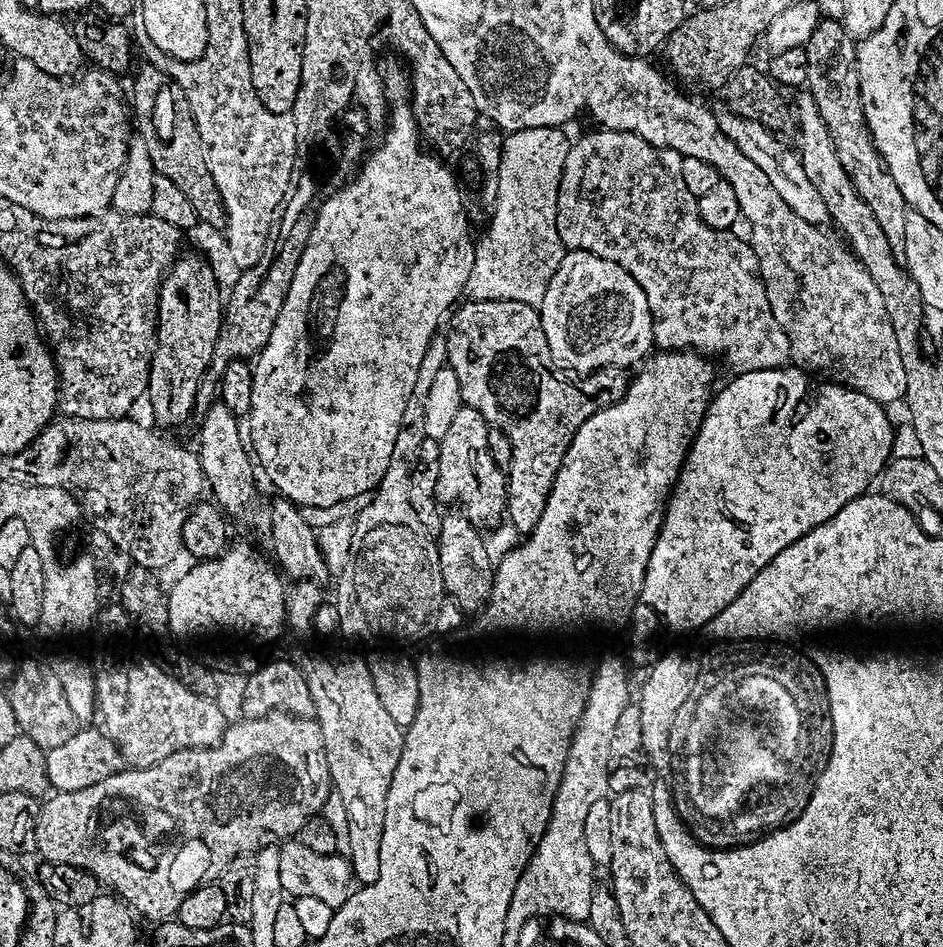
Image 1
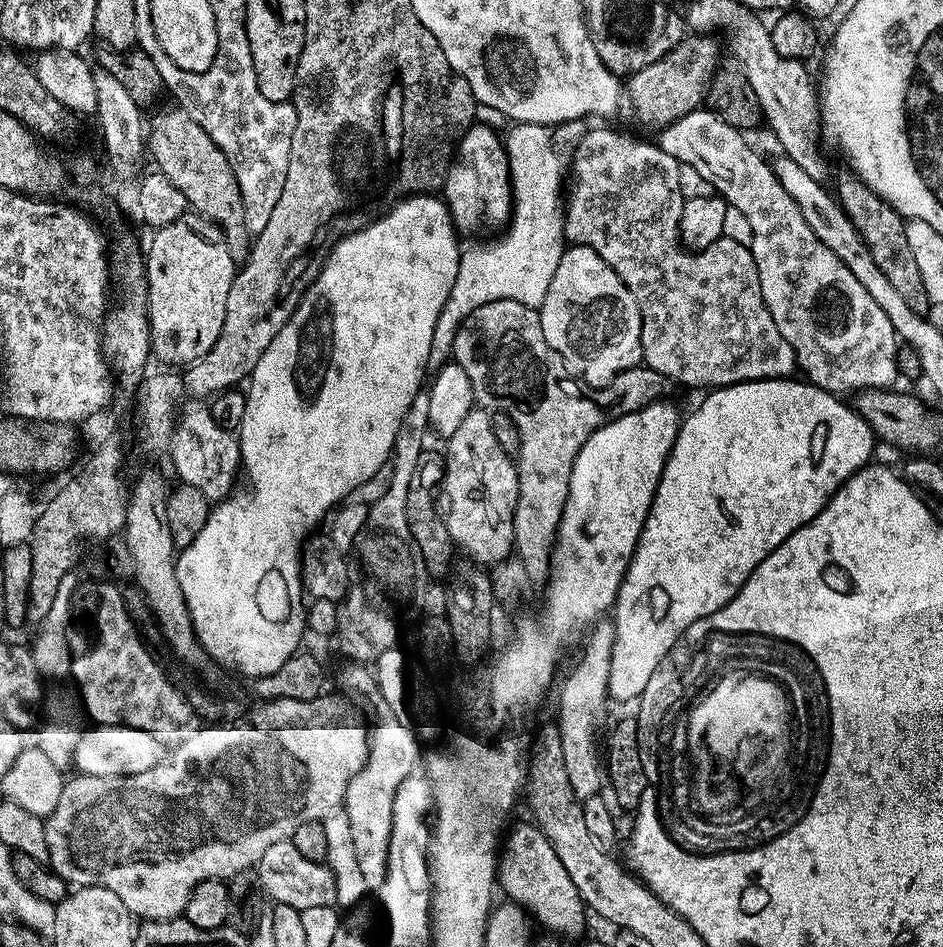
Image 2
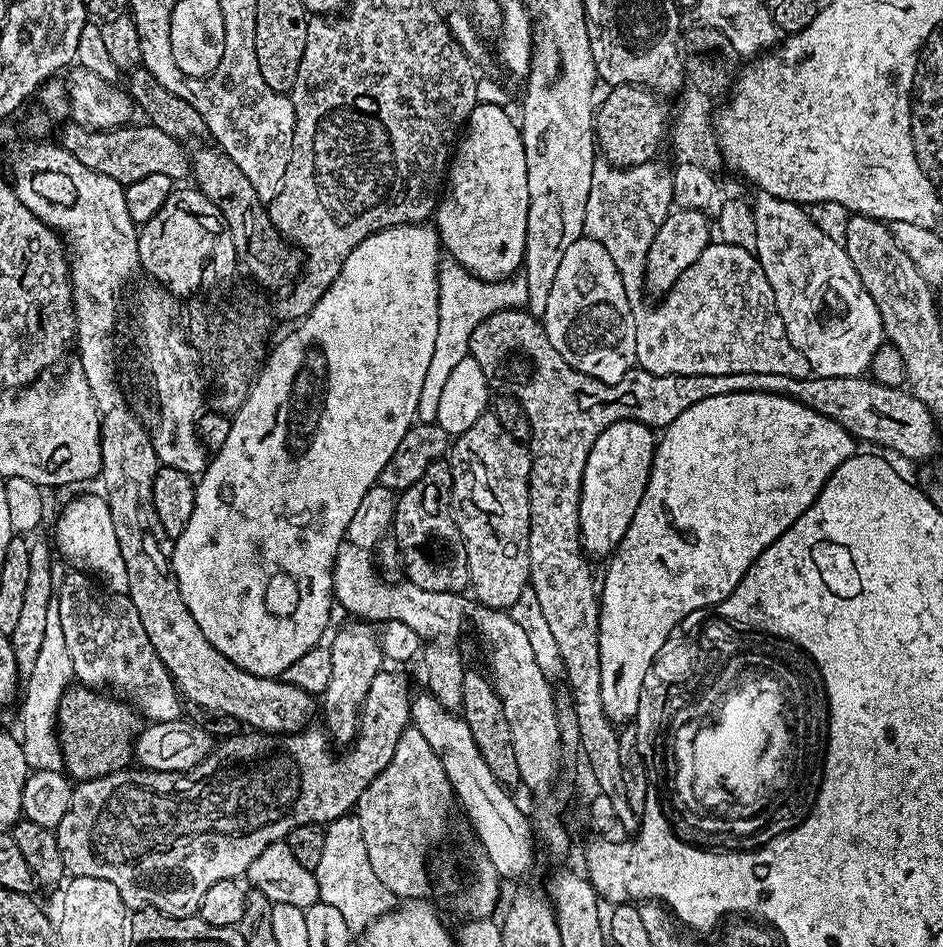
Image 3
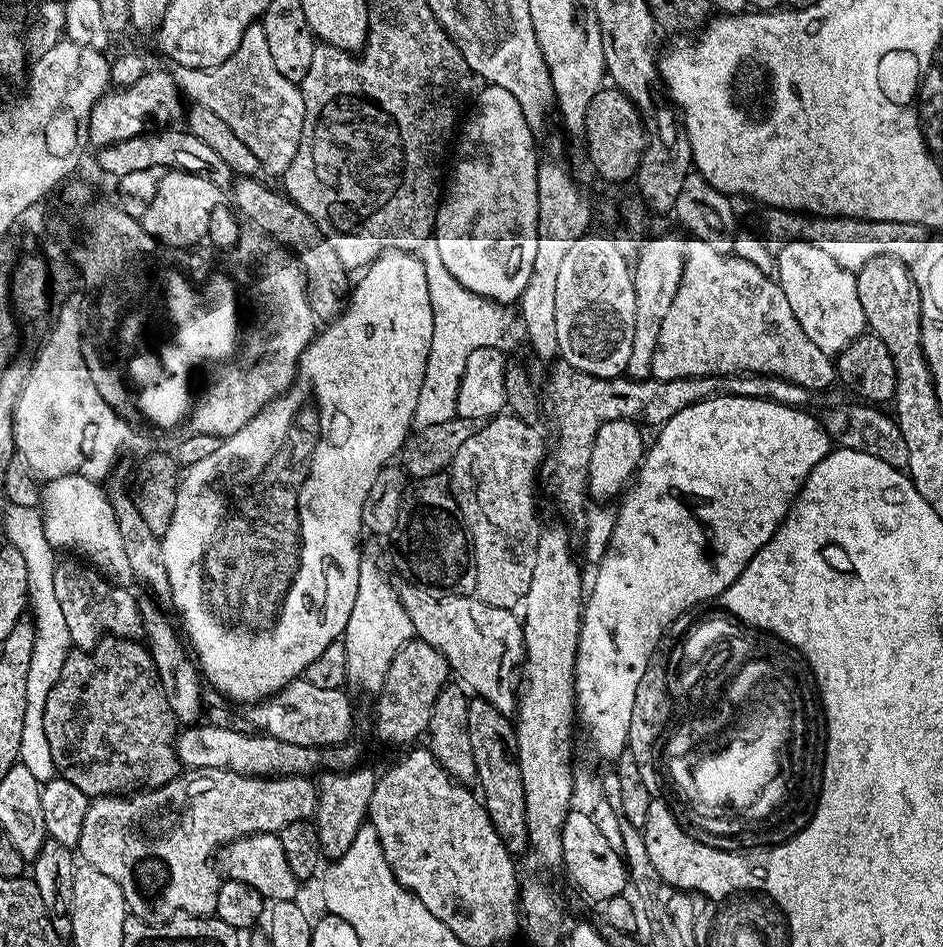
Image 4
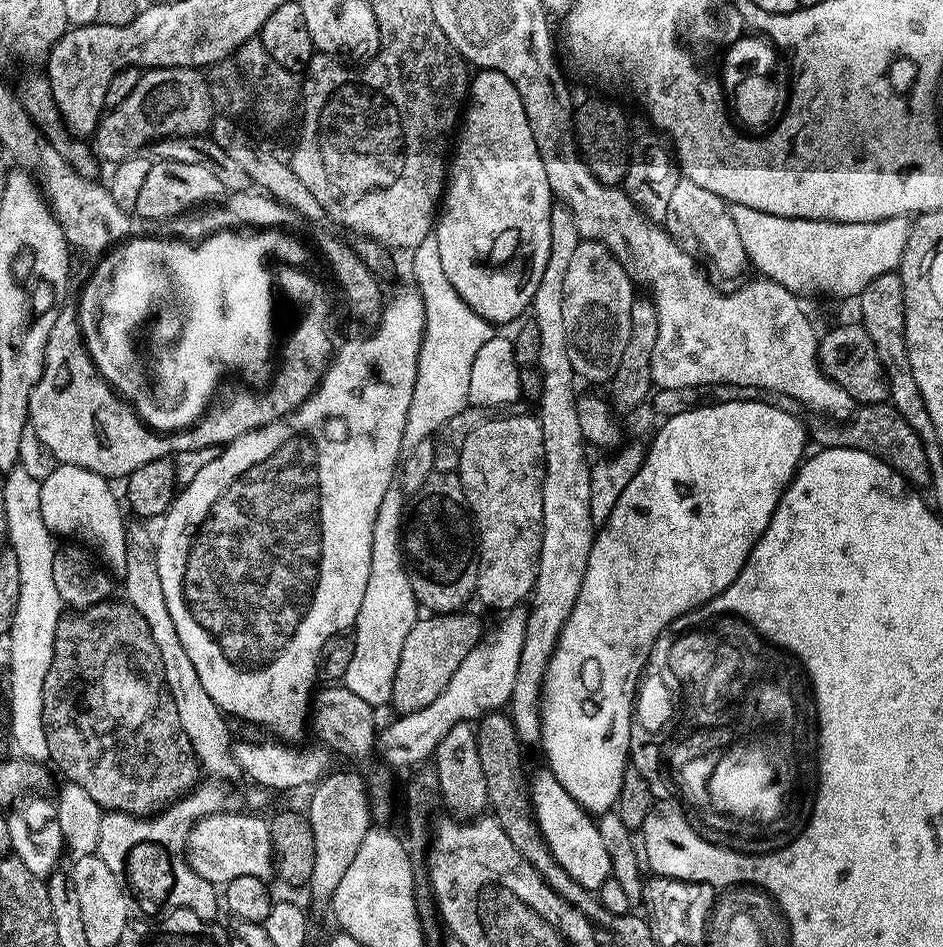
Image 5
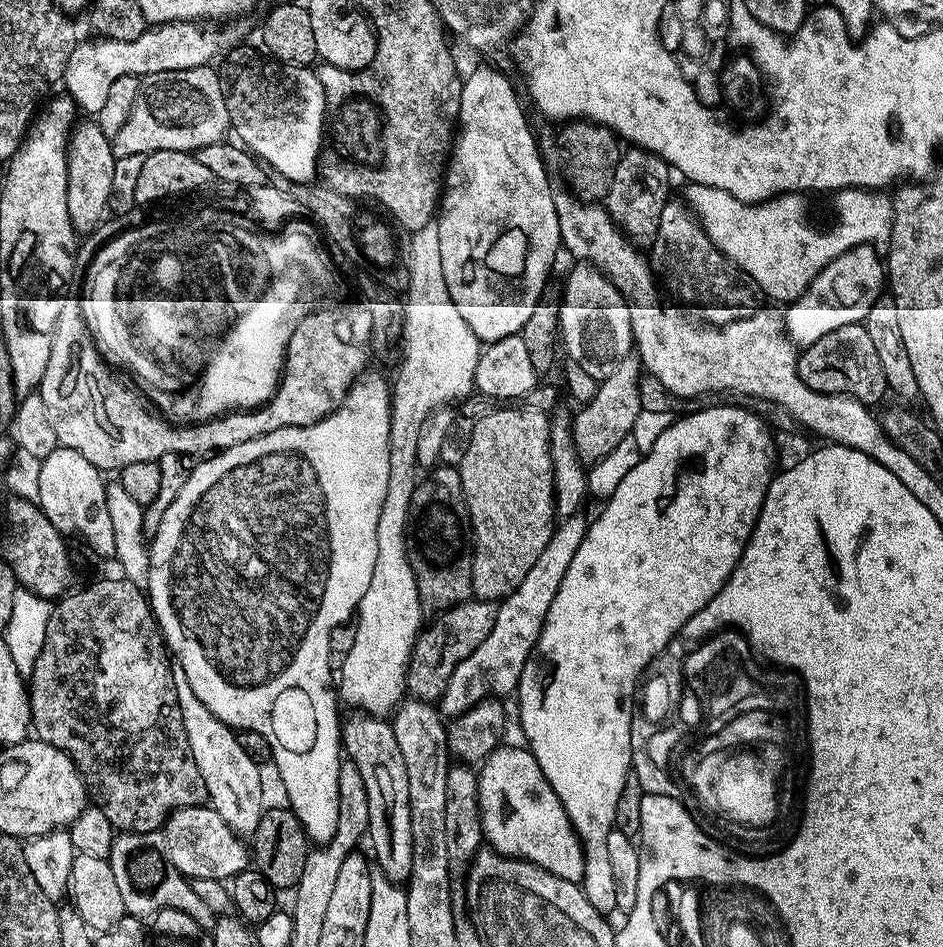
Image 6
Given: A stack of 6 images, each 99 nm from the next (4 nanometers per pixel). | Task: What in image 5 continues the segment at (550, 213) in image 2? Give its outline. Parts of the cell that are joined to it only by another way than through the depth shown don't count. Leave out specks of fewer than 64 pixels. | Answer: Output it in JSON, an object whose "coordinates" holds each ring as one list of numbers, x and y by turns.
{"coordinates":[[435,235,428,236,417,248,411,249,412,276,414,287,424,303,424,337,418,354,418,374,414,382,414,394,410,398,410,410,406,410,406,430,402,434,402,449,409,450,418,446,418,442,429,439,439,432,440,427,450,418,460,415,469,407,470,368,477,357,478,350,494,335,493,325,483,320,469,304,450,286,446,270,442,270,442,258,438,258,438,242]]}

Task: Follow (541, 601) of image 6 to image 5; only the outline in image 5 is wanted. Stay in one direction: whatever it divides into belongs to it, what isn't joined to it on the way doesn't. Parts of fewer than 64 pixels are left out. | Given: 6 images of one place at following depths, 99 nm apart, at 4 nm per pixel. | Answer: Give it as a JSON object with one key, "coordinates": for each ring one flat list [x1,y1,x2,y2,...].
{"coordinates":[[511,609,492,633,488,633,473,647,466,658,459,663,450,682,442,694,422,710,403,713,377,735,377,751,392,766,402,768,428,759,435,753,438,742,454,725,477,721,482,716,503,709,512,698,517,682,518,664,521,661,522,646,525,645,525,609]]}

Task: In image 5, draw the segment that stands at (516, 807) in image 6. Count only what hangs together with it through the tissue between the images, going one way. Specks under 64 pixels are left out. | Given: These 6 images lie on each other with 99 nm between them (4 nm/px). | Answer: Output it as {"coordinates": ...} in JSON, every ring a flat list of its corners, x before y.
{"coordinates":[[541,768,541,772,530,780,530,801,536,827,558,866,562,866,562,870,566,870,566,874,570,874,570,878,574,878,574,882,581,884,588,892,599,893,600,887,612,879,610,854,606,854,606,845,602,843,600,825,577,800,570,798,551,768]]}

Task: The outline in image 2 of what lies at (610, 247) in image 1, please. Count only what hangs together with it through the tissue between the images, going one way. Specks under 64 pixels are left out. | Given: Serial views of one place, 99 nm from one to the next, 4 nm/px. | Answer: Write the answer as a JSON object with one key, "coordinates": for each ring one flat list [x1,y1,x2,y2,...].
{"coordinates":[[725,238,714,242,713,246,716,248,716,260,696,260,689,256,680,271,680,279,663,284,660,295,656,290,643,295,640,303,643,363,670,382,676,383,677,380,688,388,703,390,724,388,744,380,791,377,797,371,796,355,790,342,778,334,778,326,774,326,774,318,770,318,770,310,764,304,758,266,752,257,751,247]]}

